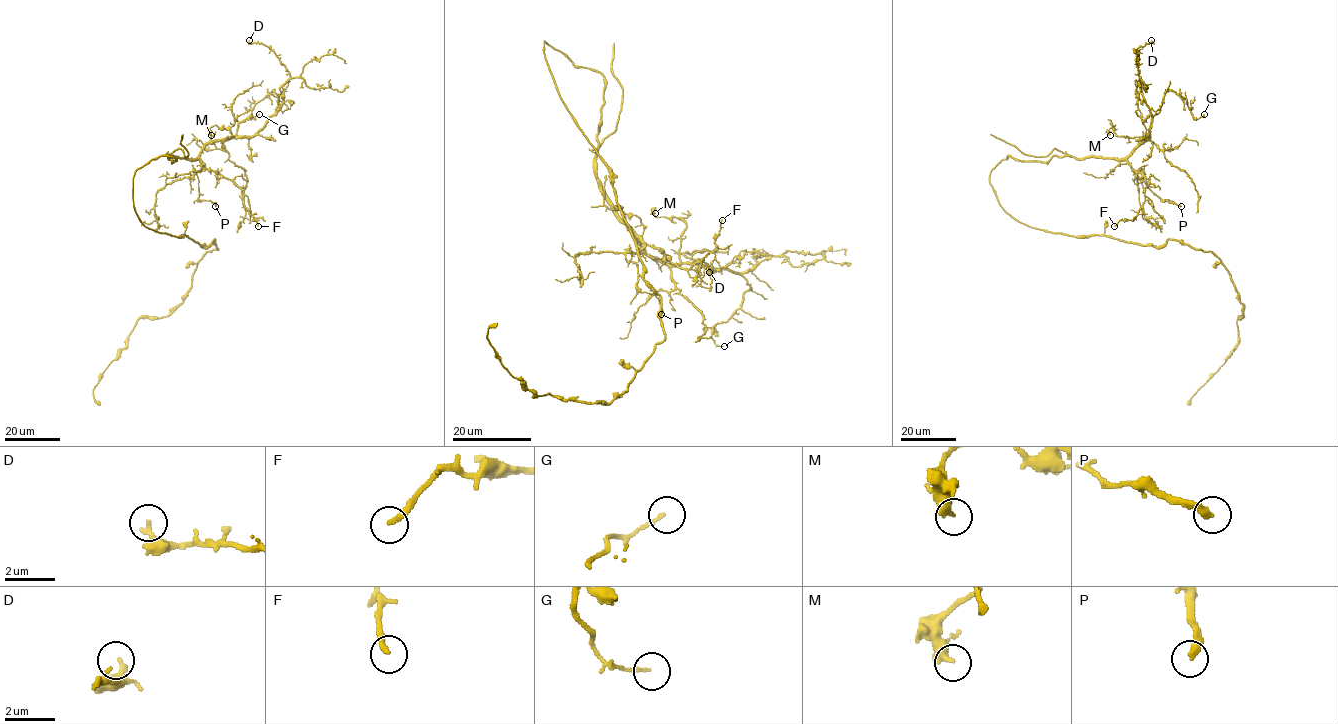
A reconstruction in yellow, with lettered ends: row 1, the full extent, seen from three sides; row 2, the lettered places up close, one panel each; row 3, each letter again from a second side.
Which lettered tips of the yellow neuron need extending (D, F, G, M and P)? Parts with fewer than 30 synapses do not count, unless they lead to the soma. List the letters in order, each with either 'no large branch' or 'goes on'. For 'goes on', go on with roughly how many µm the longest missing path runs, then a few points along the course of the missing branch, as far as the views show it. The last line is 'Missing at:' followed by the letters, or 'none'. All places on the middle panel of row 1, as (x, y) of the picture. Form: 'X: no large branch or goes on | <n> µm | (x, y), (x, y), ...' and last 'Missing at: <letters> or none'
D: no large branch
F: no large branch
G: no large branch
M: no large branch
P: no large branch
Missing at: none

